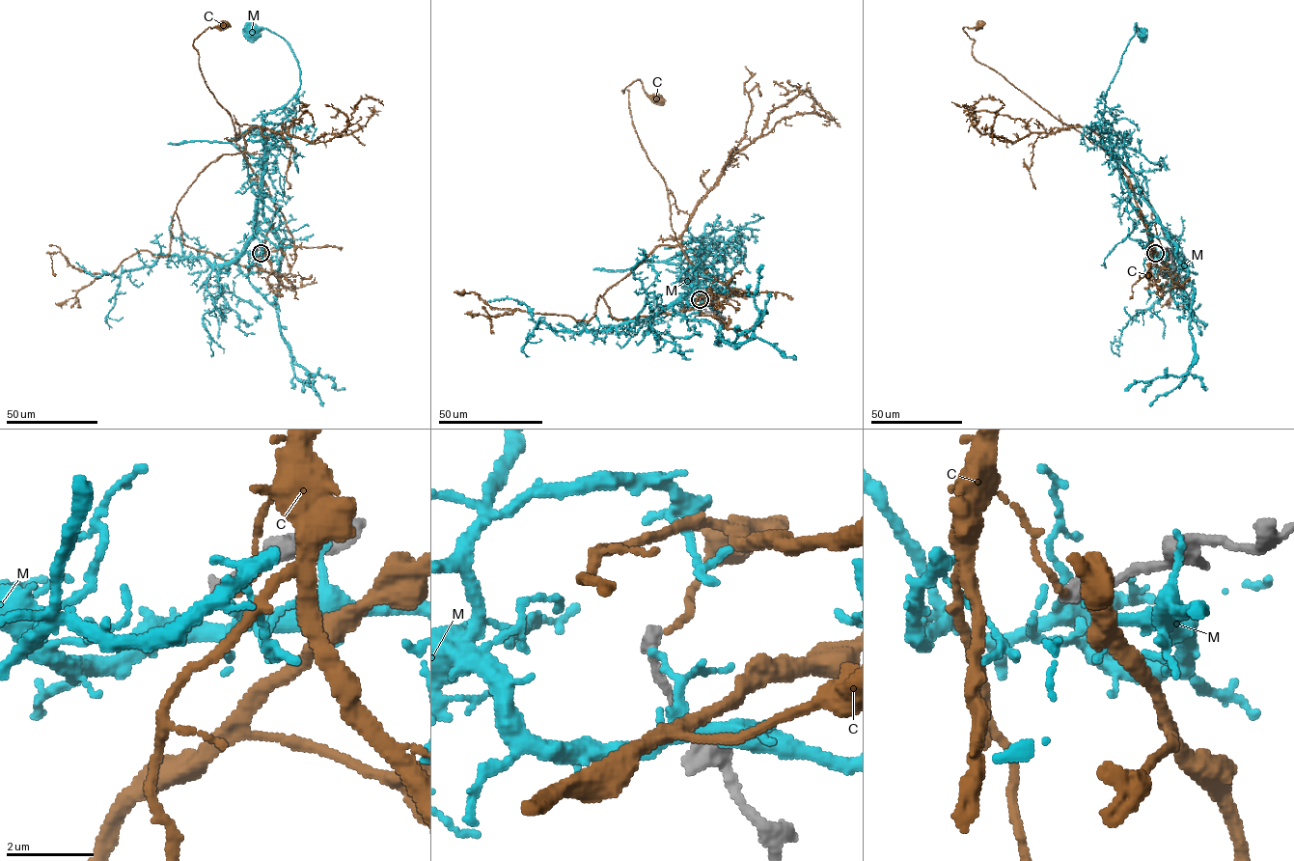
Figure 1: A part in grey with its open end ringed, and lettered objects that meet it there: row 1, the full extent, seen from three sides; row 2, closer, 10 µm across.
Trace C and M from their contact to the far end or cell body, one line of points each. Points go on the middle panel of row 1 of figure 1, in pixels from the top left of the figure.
C: (700, 300), (717, 280), (675, 239), (664, 179), (621, 91), (639, 79), (658, 99)
M: (700, 301), (682, 297), (693, 291), (702, 240), (744, 248), (733, 267), (688, 286)

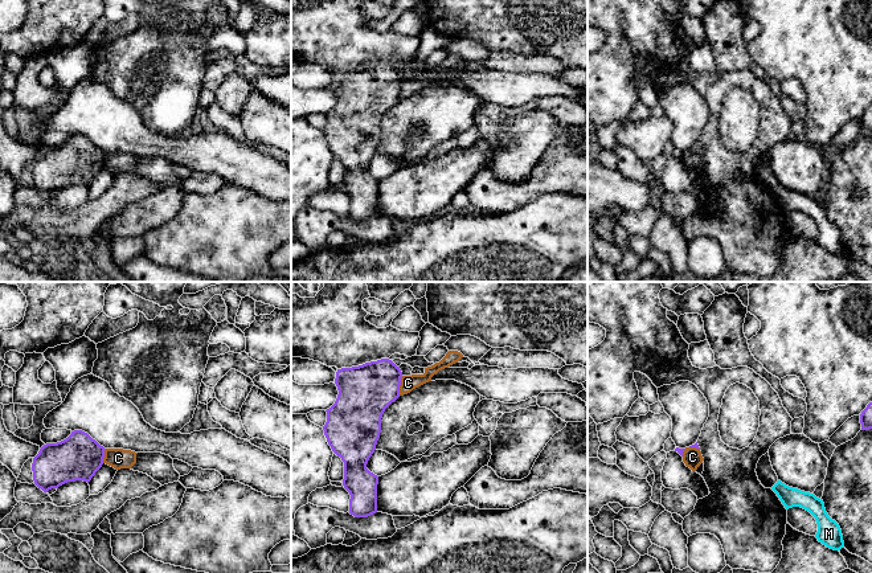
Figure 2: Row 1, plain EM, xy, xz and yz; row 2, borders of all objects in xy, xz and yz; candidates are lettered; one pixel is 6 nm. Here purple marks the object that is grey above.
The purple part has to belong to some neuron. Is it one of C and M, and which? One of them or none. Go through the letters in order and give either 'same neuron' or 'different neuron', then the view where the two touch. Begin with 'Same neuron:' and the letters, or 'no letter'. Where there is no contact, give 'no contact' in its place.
Same neuron: no letter
C: different neuron | xz
M: different neuron | no contact

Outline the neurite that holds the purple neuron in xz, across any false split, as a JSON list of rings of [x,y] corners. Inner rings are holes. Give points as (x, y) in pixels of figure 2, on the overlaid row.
[[[389,359],[336,372],[339,394],[335,404],[326,410],[327,422],[323,430],[332,451],[344,462],[343,486],[351,495],[349,513],[355,517],[368,517],[377,512],[378,476],[367,468],[367,463],[380,438],[382,414],[400,397],[401,377],[400,367]]]

